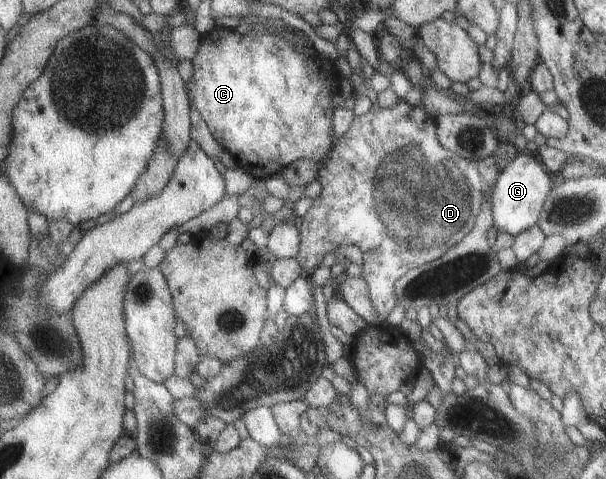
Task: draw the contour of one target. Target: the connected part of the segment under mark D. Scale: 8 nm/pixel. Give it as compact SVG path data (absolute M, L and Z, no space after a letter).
M399 98L397 103L395 103L393 107L389 107L389 109L381 109L376 103L372 104L367 113L354 117L351 124L346 128L345 133L337 139L336 145L333 145L332 152L328 153L328 156L321 164L322 166L317 178L319 183L321 183L321 194L313 199L312 207L302 217L303 223L300 231L303 242L300 253L296 256L296 259L302 266L305 274L310 274L317 267L322 266L321 259L329 255L329 253L333 253L340 244L356 245L361 251L361 254L363 254L362 273L360 277L365 281L371 306L381 320L385 320L391 312L391 309L397 304L397 299L394 295L395 281L399 277L402 277L407 270L438 259L445 251L448 251L467 235L472 229L474 220L480 211L480 204L485 198L488 199L488 194L491 192L492 186L500 172L496 167L496 161L502 156L508 156L510 160L515 157L515 153L512 152L512 147L507 142L503 142L499 145L494 155L483 160L467 160L458 157L455 153L441 148L441 145L439 145L435 137L434 128L435 123L433 116L426 114L421 107L408 105L403 98Z

